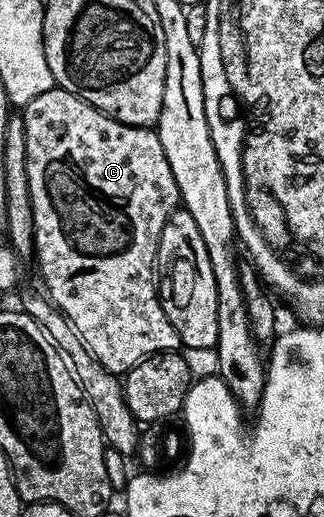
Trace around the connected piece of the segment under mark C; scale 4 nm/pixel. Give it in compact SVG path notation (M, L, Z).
M56 86L47 90L47 94L39 94L39 98L31 98L31 102L24 105L23 115L27 134L27 182L31 190L31 210L35 218L35 261L37 260L41 280L45 283L44 291L49 299L71 322L79 338L89 347L89 353L109 372L124 374L148 356L154 356L157 352L180 349L182 343L179 334L175 334L175 326L167 322L167 314L163 314L161 297L157 294L155 261L161 231L167 218L178 207L181 195L175 186L175 174L171 174L171 166L167 166L167 154L163 154L163 142L159 142L156 131L152 127L136 128L133 124L119 122L105 112L100 112L83 98Z

